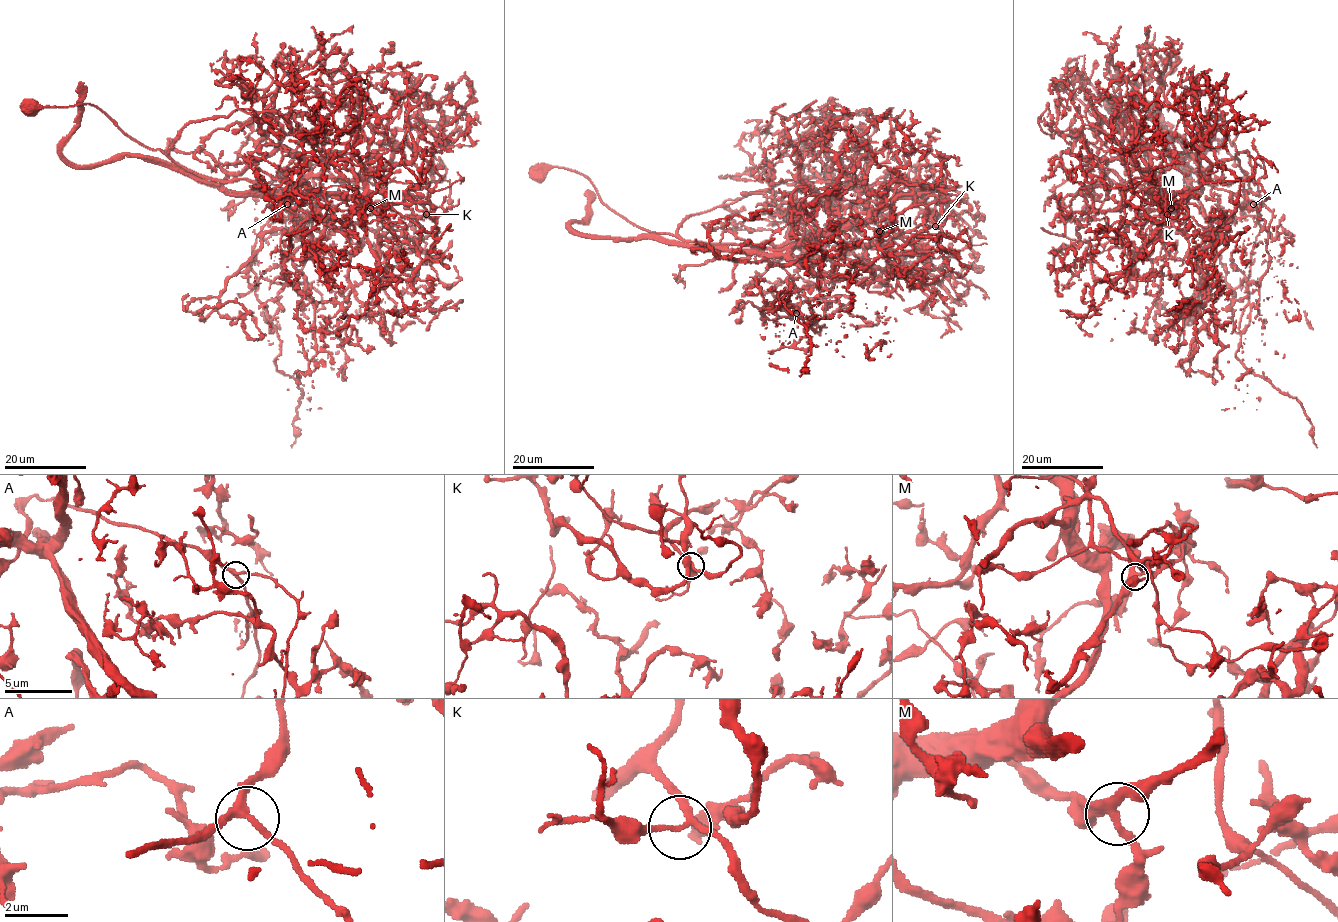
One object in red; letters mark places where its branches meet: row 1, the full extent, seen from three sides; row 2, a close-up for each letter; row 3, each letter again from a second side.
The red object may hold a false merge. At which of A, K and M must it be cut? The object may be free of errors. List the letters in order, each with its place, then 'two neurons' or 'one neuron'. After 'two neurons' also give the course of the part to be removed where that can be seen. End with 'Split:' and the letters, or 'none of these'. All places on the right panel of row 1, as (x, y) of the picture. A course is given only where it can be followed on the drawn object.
A: (1253, 204) | one neuron
K: (1167, 214) | two neurons | (1167, 214), (1160, 205), (1189, 198), (1172, 209), (1192, 180), (1255, 207), (1236, 357), (1297, 400), (1317, 447)
M: (1171, 208) | one neuron
Split: K

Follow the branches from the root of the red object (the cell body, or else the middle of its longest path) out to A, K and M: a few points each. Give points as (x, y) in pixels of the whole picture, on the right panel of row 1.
A: (1113, 106), (1141, 104), (1153, 114), (1172, 143), (1184, 180), (1226, 189), (1245, 197), (1253, 204)
K: (1113, 106), (1143, 105), (1172, 143), (1191, 192), (1172, 209), (1185, 196), (1167, 198), (1160, 205), (1167, 214)
M: (1113, 106), (1143, 105), (1172, 143), (1191, 191), (1164, 196), (1169, 198), (1171, 208)

